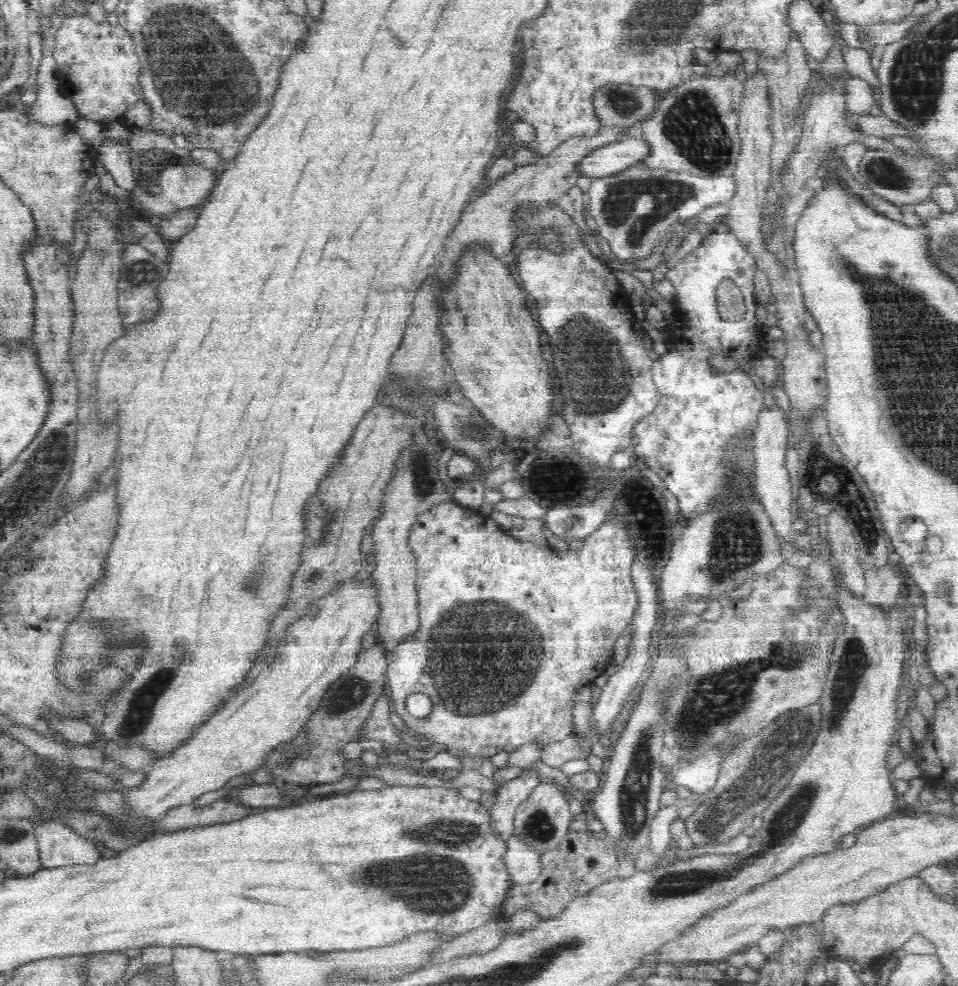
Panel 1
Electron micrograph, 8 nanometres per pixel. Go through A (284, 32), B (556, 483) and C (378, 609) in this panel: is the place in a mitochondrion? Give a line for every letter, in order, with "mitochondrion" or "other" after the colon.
A: other
B: mitochondrion
C: other

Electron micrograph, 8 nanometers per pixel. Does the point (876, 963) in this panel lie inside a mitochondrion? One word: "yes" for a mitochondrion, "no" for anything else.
no

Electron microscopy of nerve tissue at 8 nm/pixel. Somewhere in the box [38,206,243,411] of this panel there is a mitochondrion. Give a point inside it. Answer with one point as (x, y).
(139, 275)

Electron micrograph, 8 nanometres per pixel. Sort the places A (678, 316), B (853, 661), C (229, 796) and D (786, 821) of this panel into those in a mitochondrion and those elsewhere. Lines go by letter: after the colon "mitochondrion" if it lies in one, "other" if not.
A: other
B: mitochondrion
C: other
D: mitochondrion

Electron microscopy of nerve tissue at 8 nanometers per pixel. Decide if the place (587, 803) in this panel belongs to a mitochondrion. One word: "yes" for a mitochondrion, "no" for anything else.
no

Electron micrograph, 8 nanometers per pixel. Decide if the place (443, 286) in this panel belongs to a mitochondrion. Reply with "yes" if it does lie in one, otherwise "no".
no

